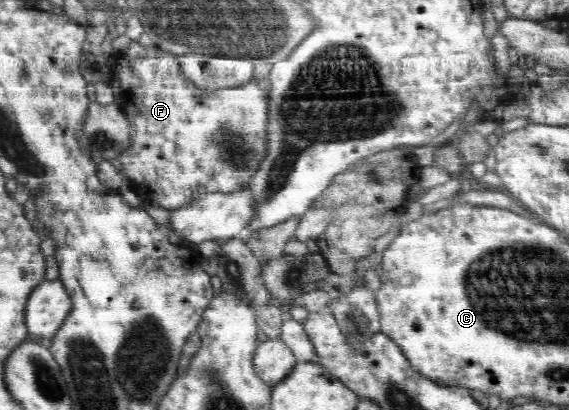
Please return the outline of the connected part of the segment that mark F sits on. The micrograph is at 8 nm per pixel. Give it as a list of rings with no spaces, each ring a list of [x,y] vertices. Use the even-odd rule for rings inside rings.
[[[132,41],[129,44],[129,48],[125,52],[119,52],[112,58],[112,65],[115,64],[115,59],[123,60],[123,58],[131,58],[129,66],[134,72],[135,76],[139,78],[139,86],[133,84],[129,89],[129,96],[131,100],[125,104],[127,110],[127,118],[131,121],[131,135],[132,146],[121,156],[119,161],[122,164],[122,172],[127,176],[127,183],[130,188],[134,190],[143,202],[149,202],[158,204],[168,210],[181,208],[185,204],[189,204],[193,200],[197,199],[200,195],[204,195],[210,192],[232,193],[236,190],[242,189],[245,185],[249,184],[253,175],[257,172],[261,161],[267,156],[267,131],[266,125],[269,122],[269,87],[267,84],[255,84],[255,82],[249,82],[249,84],[242,85],[241,87],[234,87],[229,89],[222,89],[216,92],[209,92],[193,85],[187,76],[183,74],[180,64],[176,59],[177,54],[172,52],[165,52],[156,45],[146,46],[140,45],[137,41]]]

